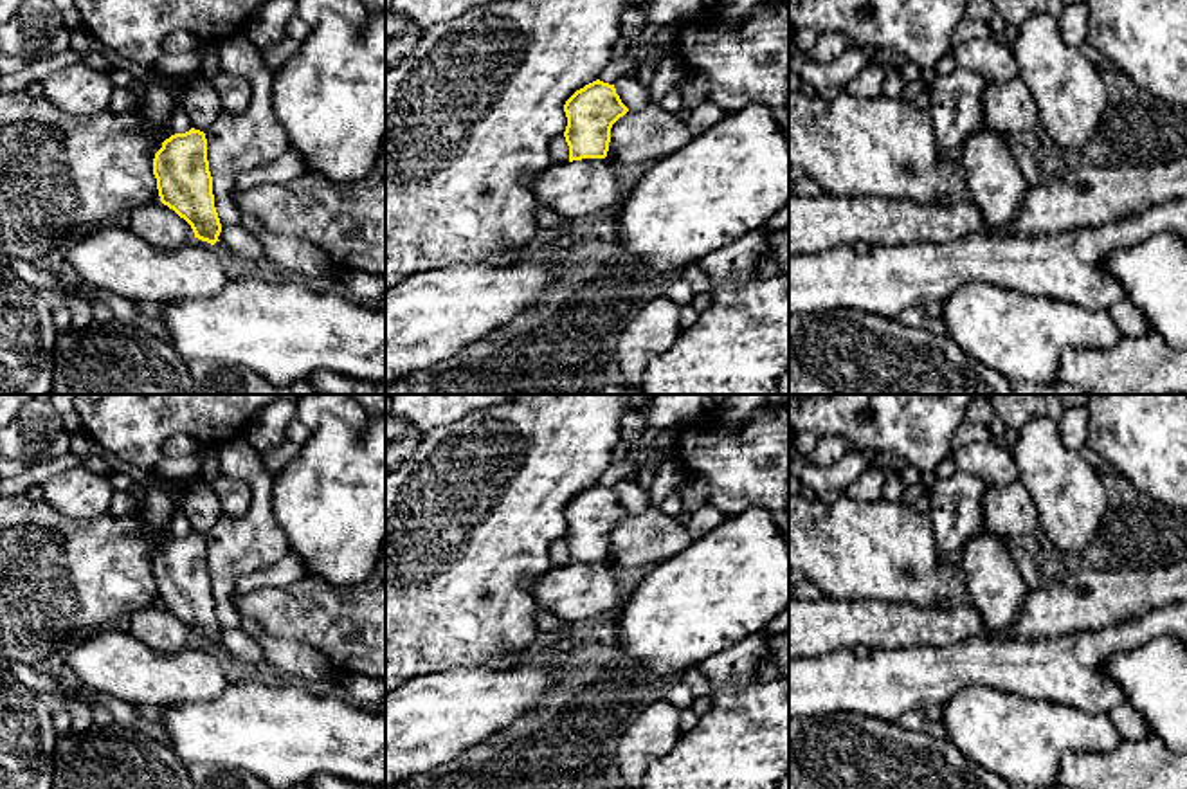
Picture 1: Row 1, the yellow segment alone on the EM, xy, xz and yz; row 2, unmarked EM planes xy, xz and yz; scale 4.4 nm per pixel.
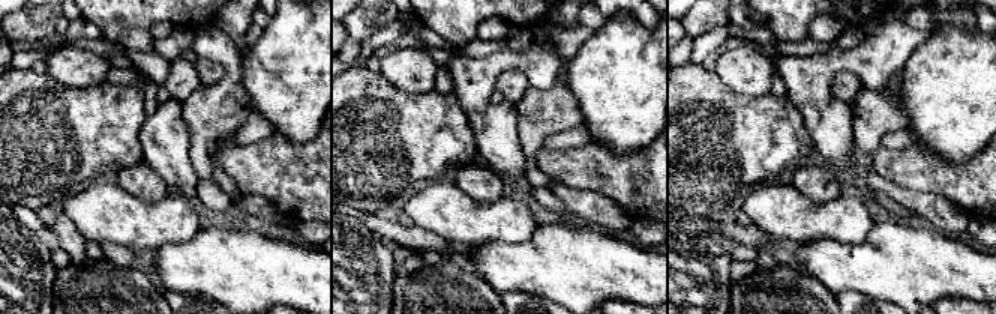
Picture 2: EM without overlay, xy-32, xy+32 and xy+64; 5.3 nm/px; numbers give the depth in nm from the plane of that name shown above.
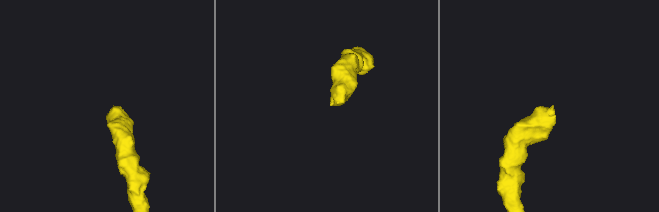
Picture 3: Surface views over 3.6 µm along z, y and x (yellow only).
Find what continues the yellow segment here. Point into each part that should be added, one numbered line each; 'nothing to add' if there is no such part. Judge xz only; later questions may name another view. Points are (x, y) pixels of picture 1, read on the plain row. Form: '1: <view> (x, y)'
1: xz (559, 555)

